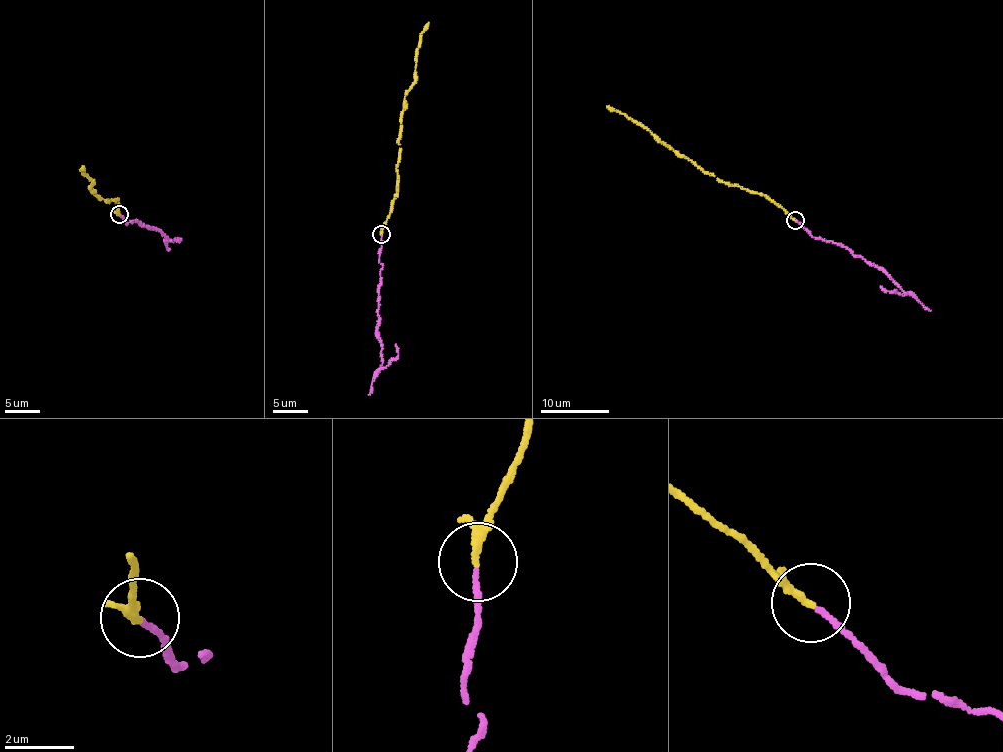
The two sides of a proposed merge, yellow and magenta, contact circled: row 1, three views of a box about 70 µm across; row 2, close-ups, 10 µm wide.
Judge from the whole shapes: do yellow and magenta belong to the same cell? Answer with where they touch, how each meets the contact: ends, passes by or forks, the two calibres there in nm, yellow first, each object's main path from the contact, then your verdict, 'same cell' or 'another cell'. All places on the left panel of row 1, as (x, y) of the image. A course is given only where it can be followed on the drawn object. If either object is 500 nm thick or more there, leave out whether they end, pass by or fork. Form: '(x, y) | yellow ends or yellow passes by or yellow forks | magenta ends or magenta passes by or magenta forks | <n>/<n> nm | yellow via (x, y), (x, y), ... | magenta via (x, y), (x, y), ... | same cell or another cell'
(119, 214) | yellow passes by | magenta ends | 170/150 nm | yellow via (119, 214), (116, 199), (105, 202), (91, 193), (91, 179), (80, 170), (83, 166) | magenta via (119, 214), (126, 224), (136, 219), (142, 225), (165, 234), (169, 239), (167, 250) | same cell

